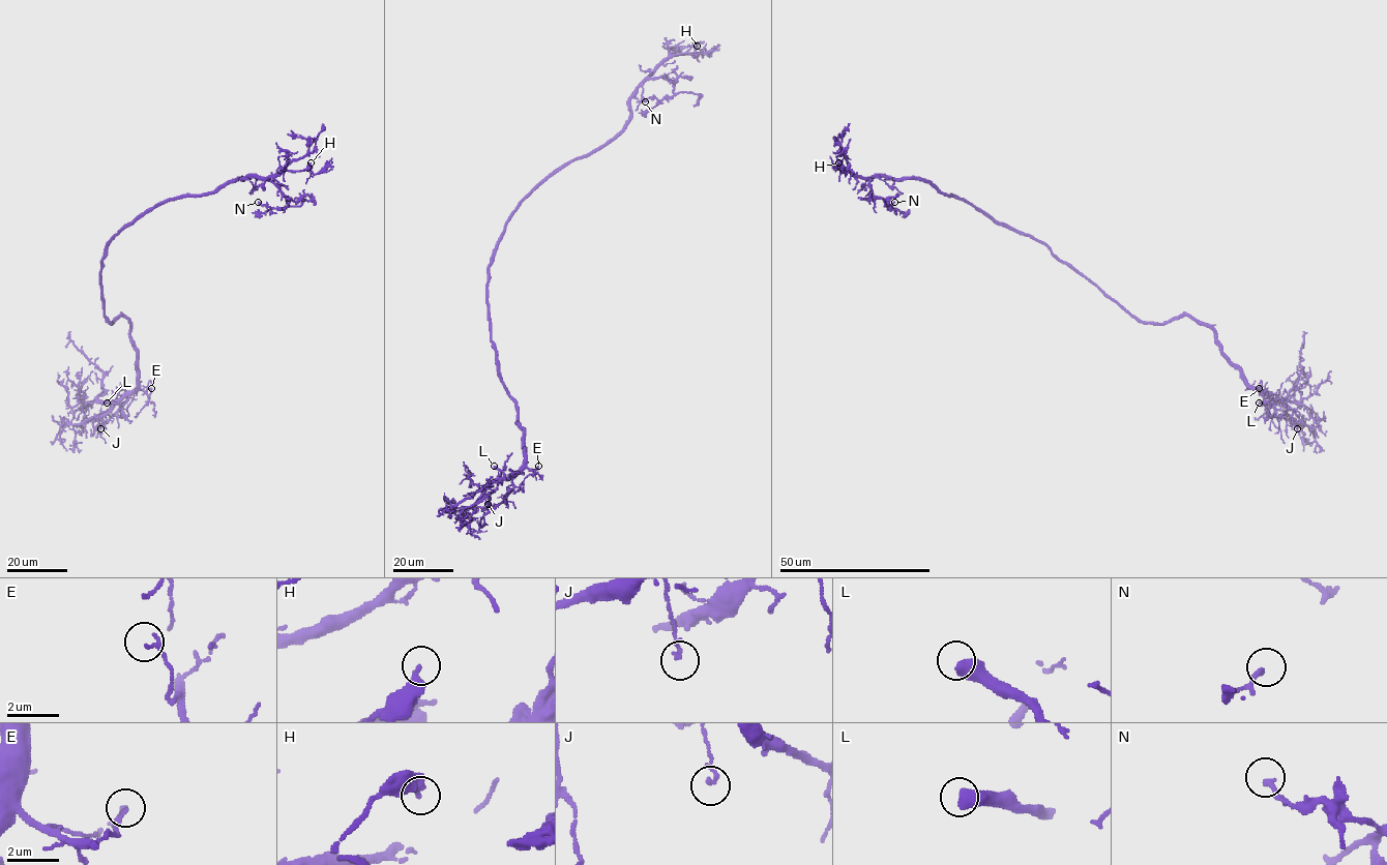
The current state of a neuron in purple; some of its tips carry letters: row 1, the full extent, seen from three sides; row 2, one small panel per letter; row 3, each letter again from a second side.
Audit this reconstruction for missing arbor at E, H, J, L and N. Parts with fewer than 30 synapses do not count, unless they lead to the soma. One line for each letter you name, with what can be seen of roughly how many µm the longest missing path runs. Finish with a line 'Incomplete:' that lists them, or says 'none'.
L: missing 10 µm
Incomplete: L

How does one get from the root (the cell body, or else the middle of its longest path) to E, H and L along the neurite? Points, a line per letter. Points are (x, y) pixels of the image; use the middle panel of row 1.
E: (488, 275), (490, 338), (498, 374), (523, 428), (525, 465), (532, 470), (538, 466)
H: (488, 275), (491, 258), (514, 210), (565, 166), (609, 143), (628, 119), (630, 94), (665, 62), (697, 46)
L: (488, 275), (490, 338), (524, 442), (524, 464), (511, 476), (494, 466)

